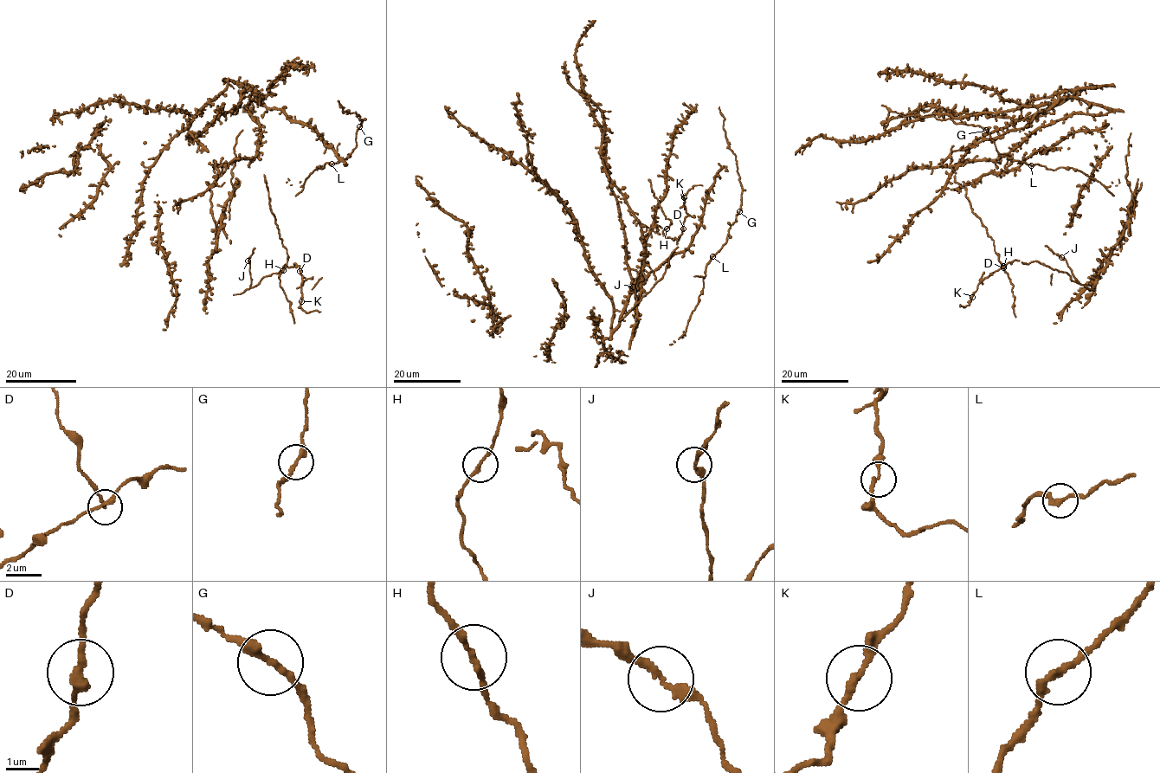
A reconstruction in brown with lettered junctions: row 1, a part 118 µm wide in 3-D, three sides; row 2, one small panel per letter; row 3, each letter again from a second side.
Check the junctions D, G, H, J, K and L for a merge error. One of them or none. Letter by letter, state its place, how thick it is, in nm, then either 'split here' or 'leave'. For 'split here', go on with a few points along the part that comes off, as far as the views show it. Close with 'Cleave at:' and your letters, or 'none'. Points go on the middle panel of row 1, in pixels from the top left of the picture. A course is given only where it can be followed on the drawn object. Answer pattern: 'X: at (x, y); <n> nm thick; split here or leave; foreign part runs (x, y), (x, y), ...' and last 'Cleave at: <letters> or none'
D: at (683, 228); 240 nm thick; leave
G: at (739, 211); 240 nm thick; leave
H: at (666, 228); 180 nm thick; leave
J: at (633, 286); 220 nm thick; leave
K: at (684, 197); 200 nm thick; leave
L: at (712, 256); 220 nm thick; leave
Cleave at: none

